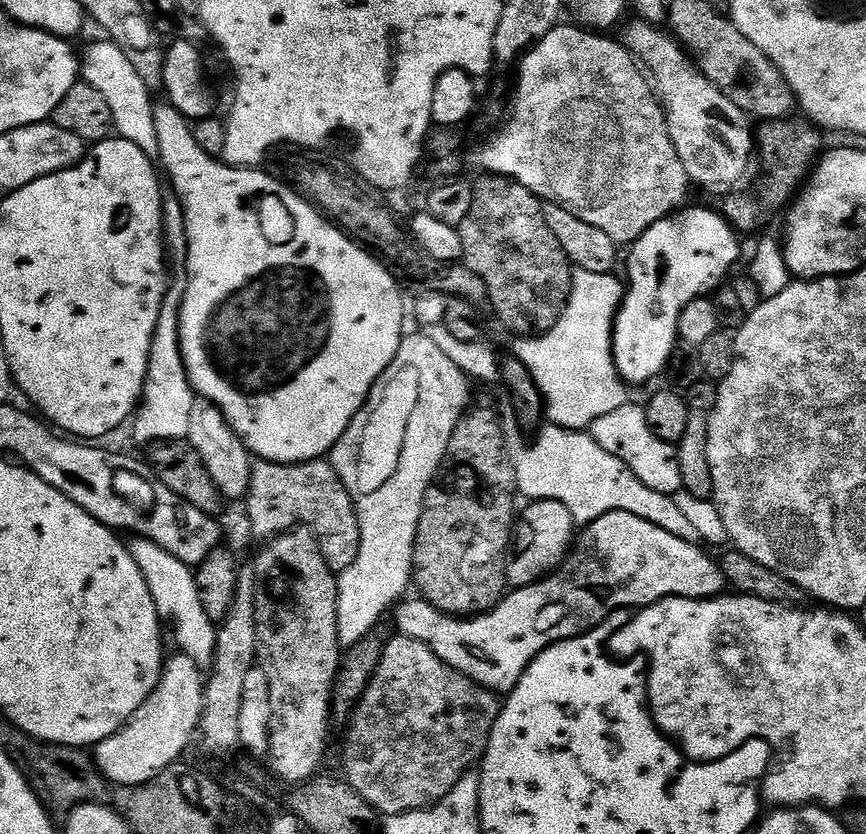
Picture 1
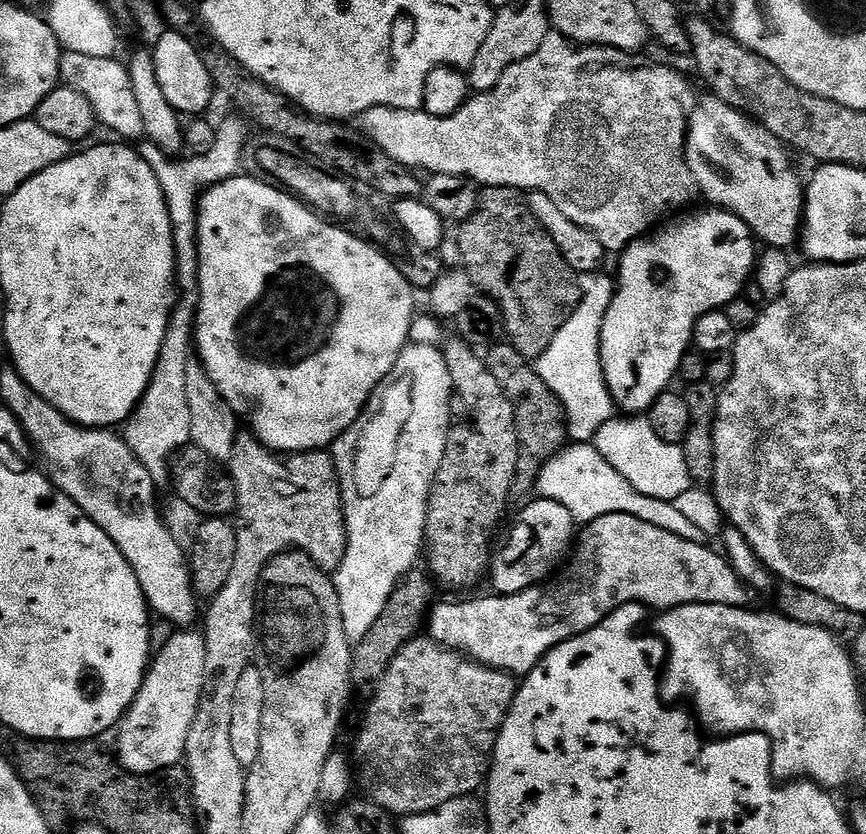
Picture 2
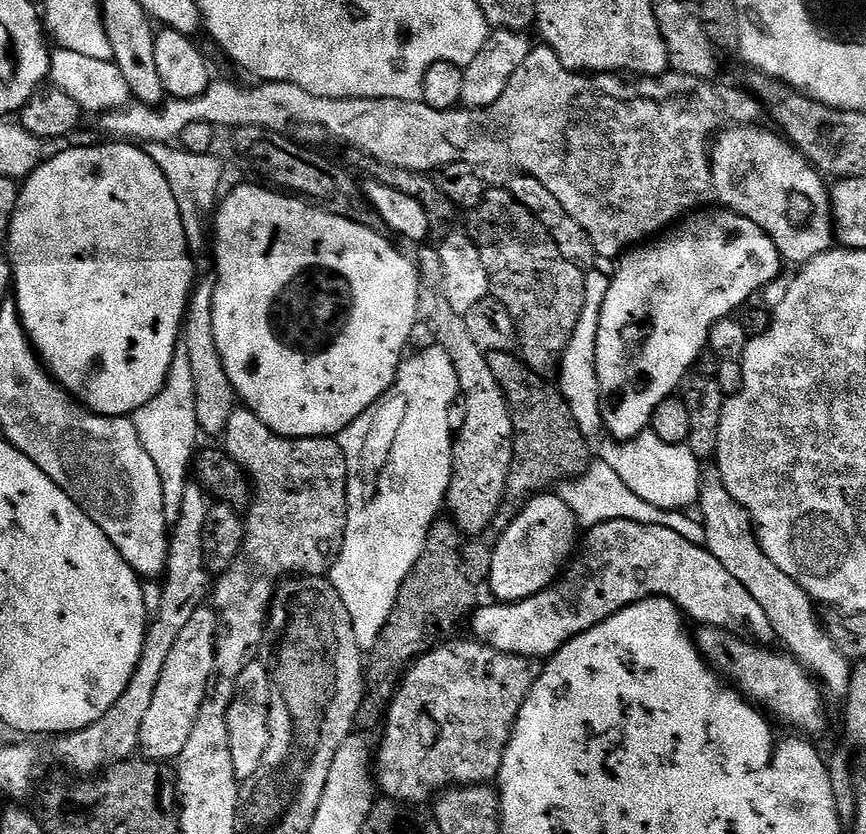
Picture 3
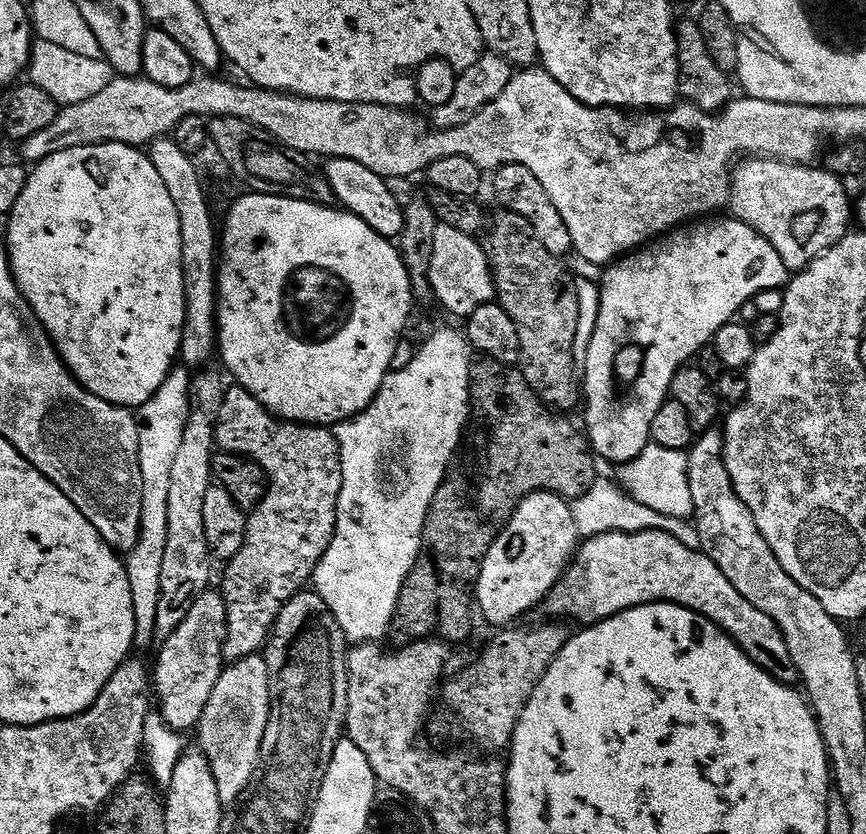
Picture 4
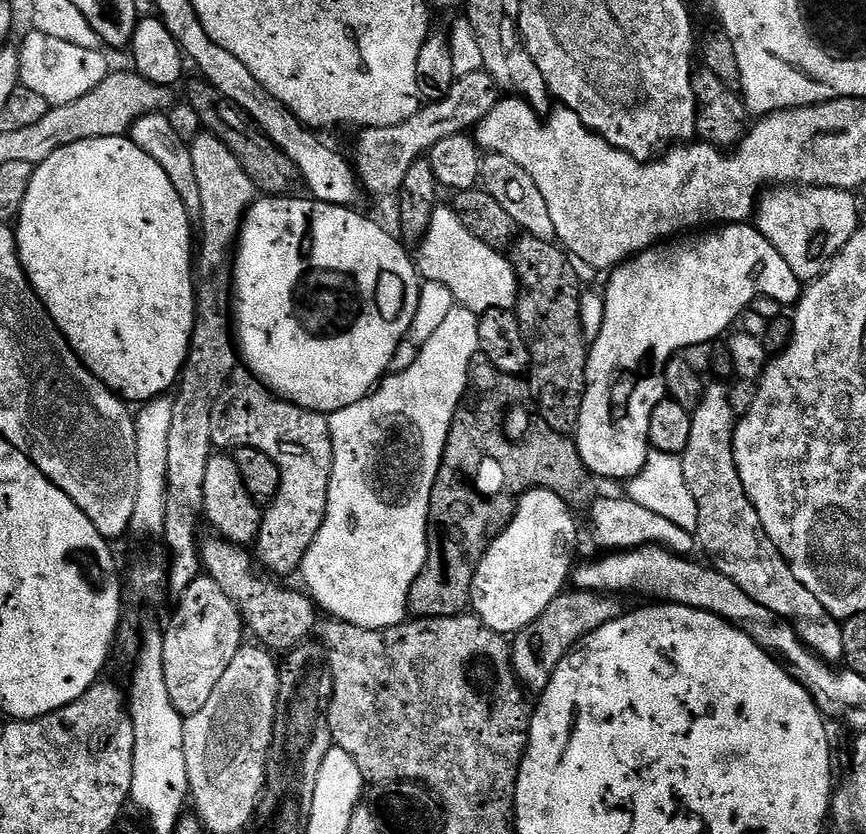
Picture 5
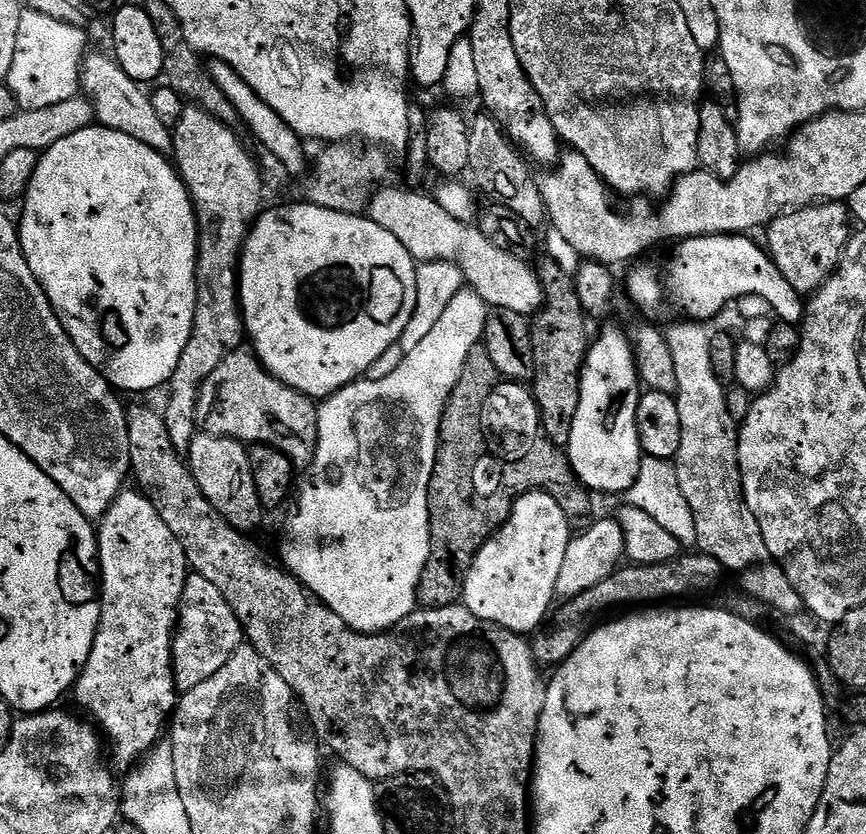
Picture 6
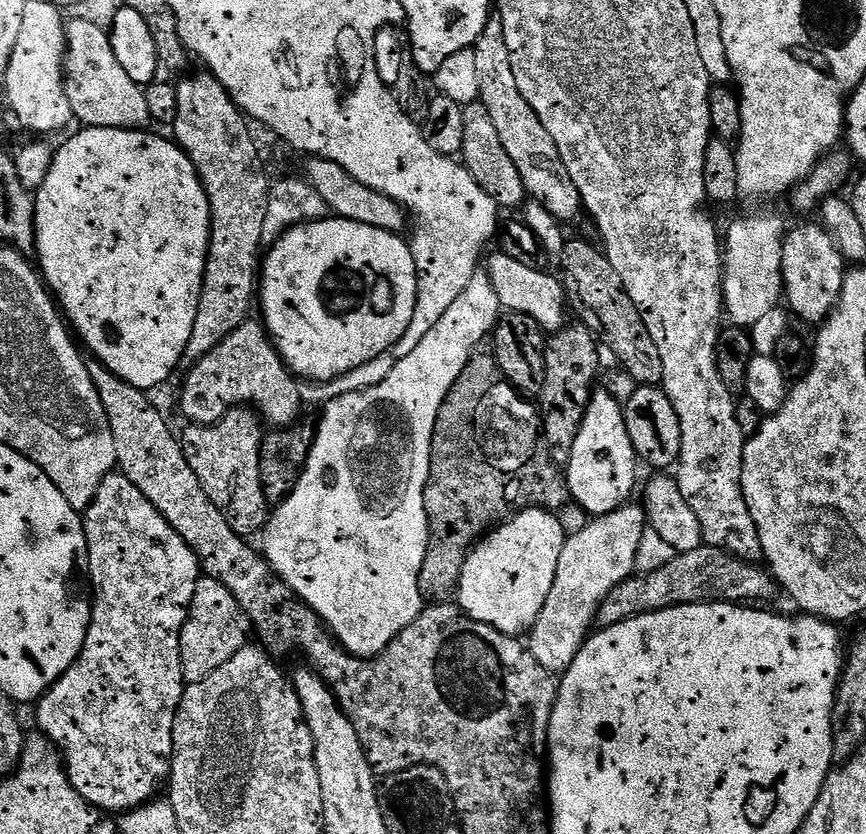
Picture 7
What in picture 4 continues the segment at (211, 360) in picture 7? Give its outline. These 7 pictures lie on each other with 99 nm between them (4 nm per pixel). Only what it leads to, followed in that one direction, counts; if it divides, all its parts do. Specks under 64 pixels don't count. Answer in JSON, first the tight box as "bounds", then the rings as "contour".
{"bounds":[216,386,342,664],"contour":[[[232,386],[225,391],[224,400],[216,412],[216,443],[221,452],[246,456],[268,475],[268,493],[264,501],[248,516],[246,542],[233,560],[227,561],[222,595],[226,604],[228,633],[224,643],[224,659],[237,664],[242,658],[257,655],[267,645],[270,635],[270,612],[283,608],[290,598],[313,579],[318,562],[326,554],[336,533],[338,498],[342,490],[340,443],[331,427],[319,424],[294,424],[267,412],[244,388]]]}

